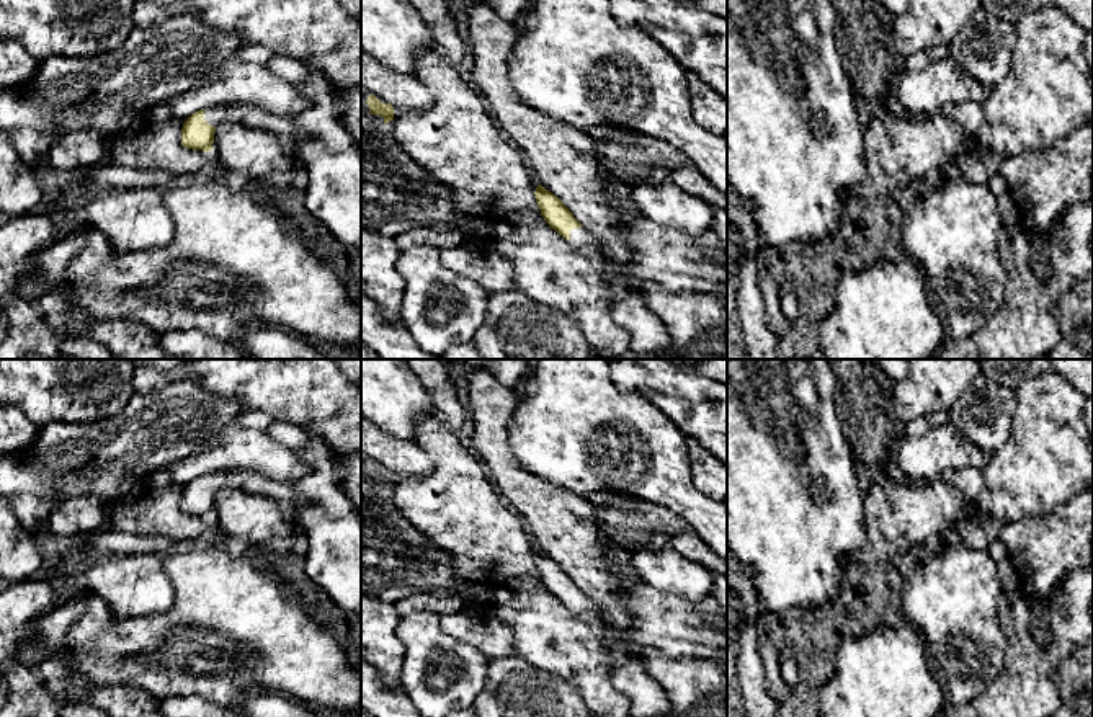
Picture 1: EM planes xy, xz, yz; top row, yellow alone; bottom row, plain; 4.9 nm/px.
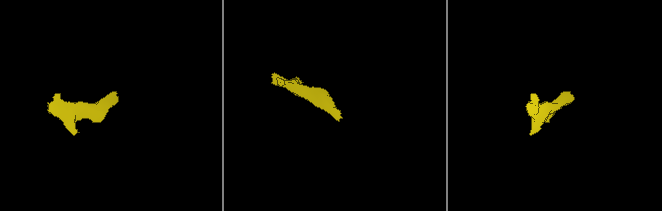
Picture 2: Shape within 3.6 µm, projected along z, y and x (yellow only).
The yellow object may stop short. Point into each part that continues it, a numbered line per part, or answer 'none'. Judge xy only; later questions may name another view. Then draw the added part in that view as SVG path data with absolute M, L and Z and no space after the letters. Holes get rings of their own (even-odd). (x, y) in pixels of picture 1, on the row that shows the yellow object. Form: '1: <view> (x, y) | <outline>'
1: xy (281, 126) | M240 105L211 106L204 109L204 119L214 127L222 122L235 121L252 127L270 131L281 137L284 142L289 142L292 139L292 116L273 114L270 111L261 111L257 108Z

